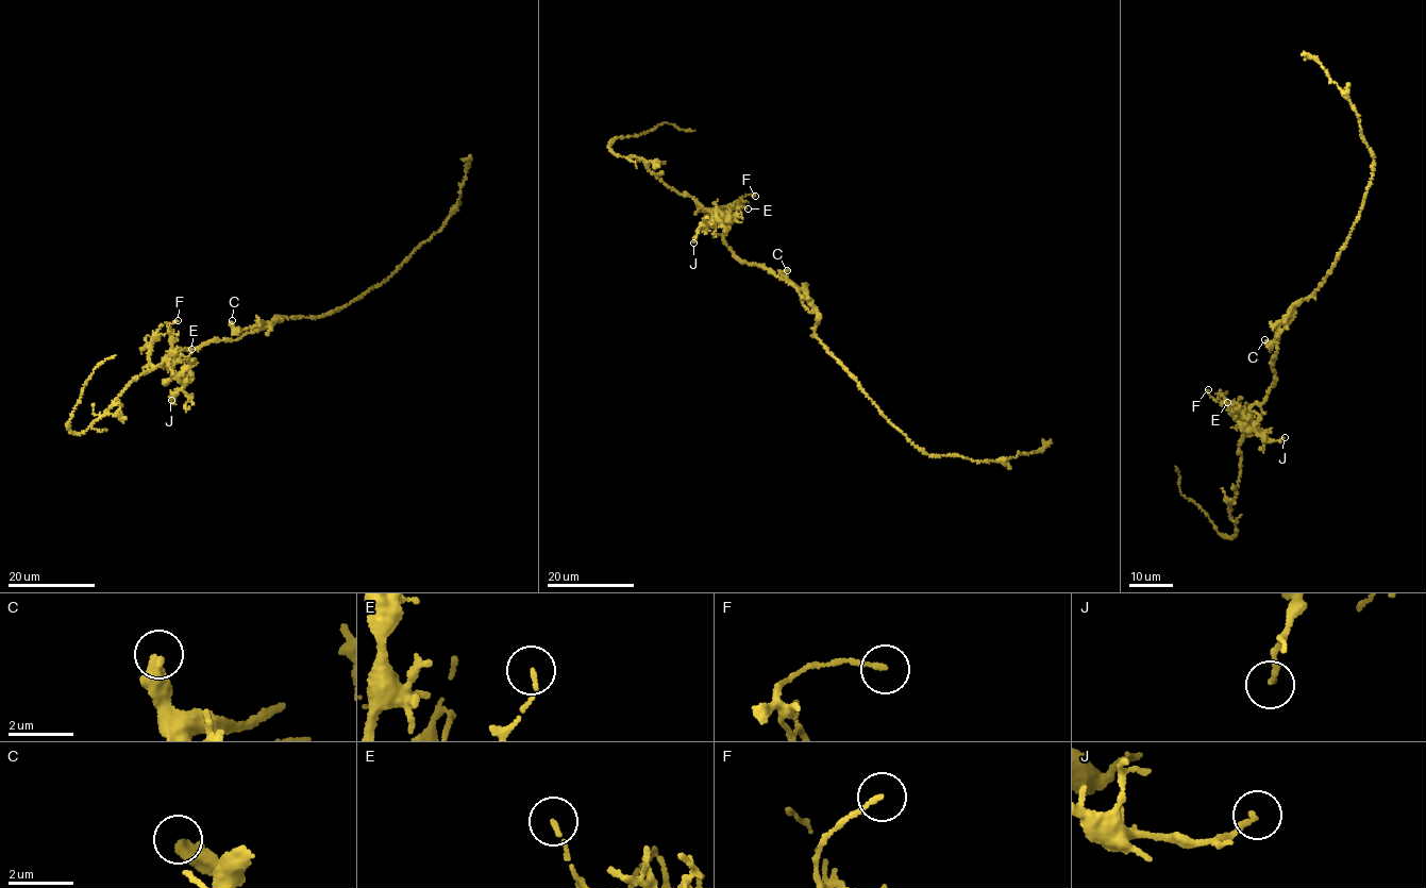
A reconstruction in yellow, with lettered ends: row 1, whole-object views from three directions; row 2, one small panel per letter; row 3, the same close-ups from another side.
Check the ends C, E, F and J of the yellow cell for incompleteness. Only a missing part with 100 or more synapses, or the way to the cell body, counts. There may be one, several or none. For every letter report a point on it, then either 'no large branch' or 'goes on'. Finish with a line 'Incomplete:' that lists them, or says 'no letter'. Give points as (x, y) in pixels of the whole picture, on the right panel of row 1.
C: (1264, 339) | no large branch
E: (1227, 402) | no large branch
F: (1208, 389) | no large branch
J: (1285, 437) | no large branch
Incomplete: no letter

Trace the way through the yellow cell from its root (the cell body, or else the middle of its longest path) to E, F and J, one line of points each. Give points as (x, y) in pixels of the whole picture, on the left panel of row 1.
E: (257, 331), (185, 348), (174, 356), (171, 354), (164, 365), (174, 374), (185, 371), (191, 349)
F: (257, 331), (185, 348), (174, 356), (171, 354), (165, 364), (171, 346), (170, 328), (178, 320)
J: (257, 331), (171, 354), (164, 365), (182, 384), (171, 400)

